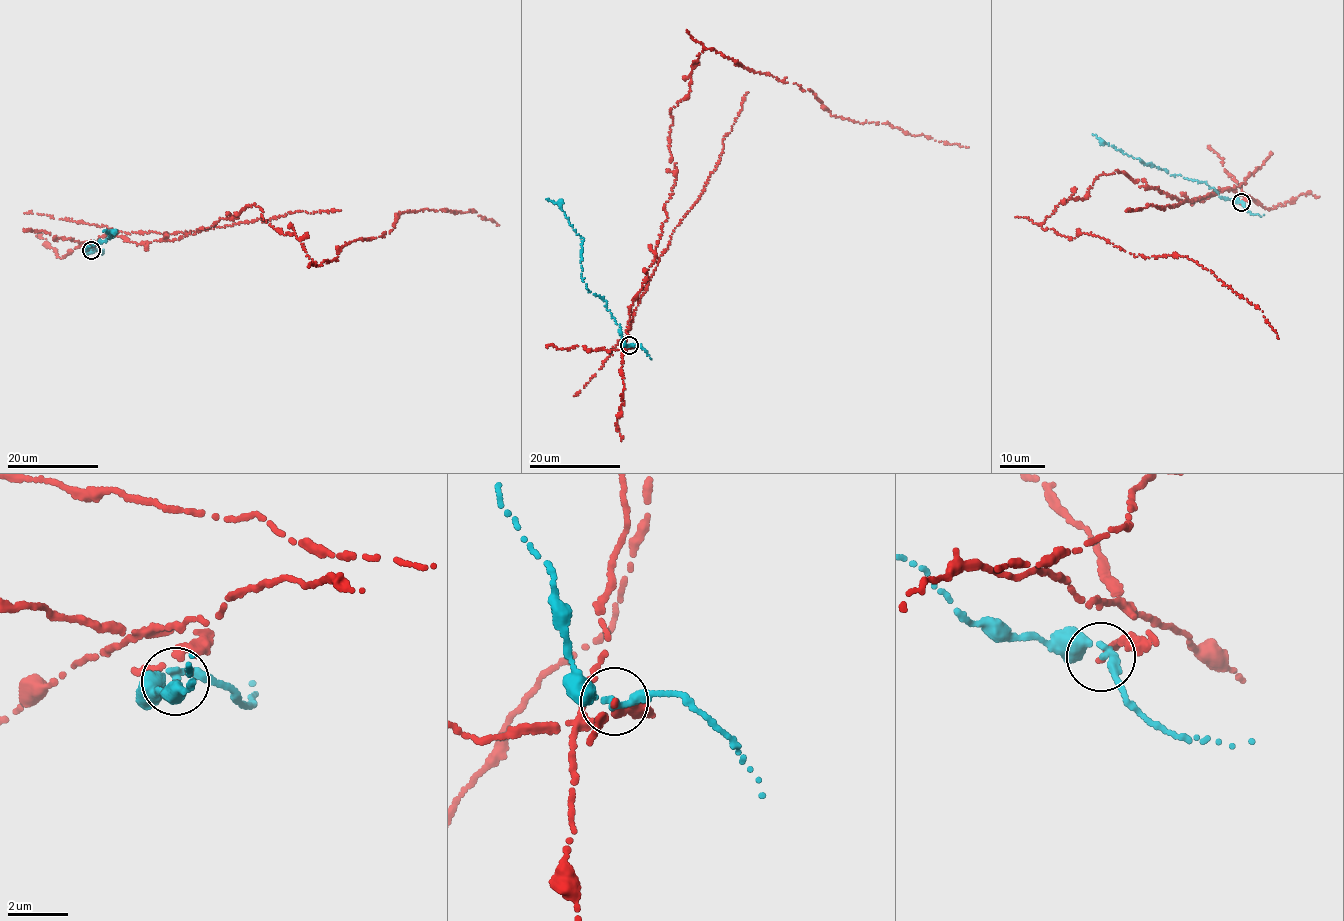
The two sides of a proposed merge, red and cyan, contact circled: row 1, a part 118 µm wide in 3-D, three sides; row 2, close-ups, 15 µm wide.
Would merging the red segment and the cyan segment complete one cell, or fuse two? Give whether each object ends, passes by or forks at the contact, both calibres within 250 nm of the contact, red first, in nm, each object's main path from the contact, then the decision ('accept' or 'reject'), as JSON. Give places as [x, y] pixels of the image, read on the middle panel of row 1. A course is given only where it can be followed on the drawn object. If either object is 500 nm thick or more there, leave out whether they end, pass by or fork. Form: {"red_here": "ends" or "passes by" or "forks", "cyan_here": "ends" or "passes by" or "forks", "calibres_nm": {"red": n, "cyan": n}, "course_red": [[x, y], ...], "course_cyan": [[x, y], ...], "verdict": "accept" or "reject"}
{"red_here": "ends", "cyan_here": "passes by", "calibres_nm": {"red": 130, "cyan": 200}, "course_red": [[629, 345], [632, 302], [673, 191], [670, 109], [689, 94], [705, 49], [811, 90], [834, 116], [968, 148]], "course_cyan": [[628, 345], [604, 299], [583, 281], [583, 238], [561, 207], [545, 198]], "verdict": "reject"}

